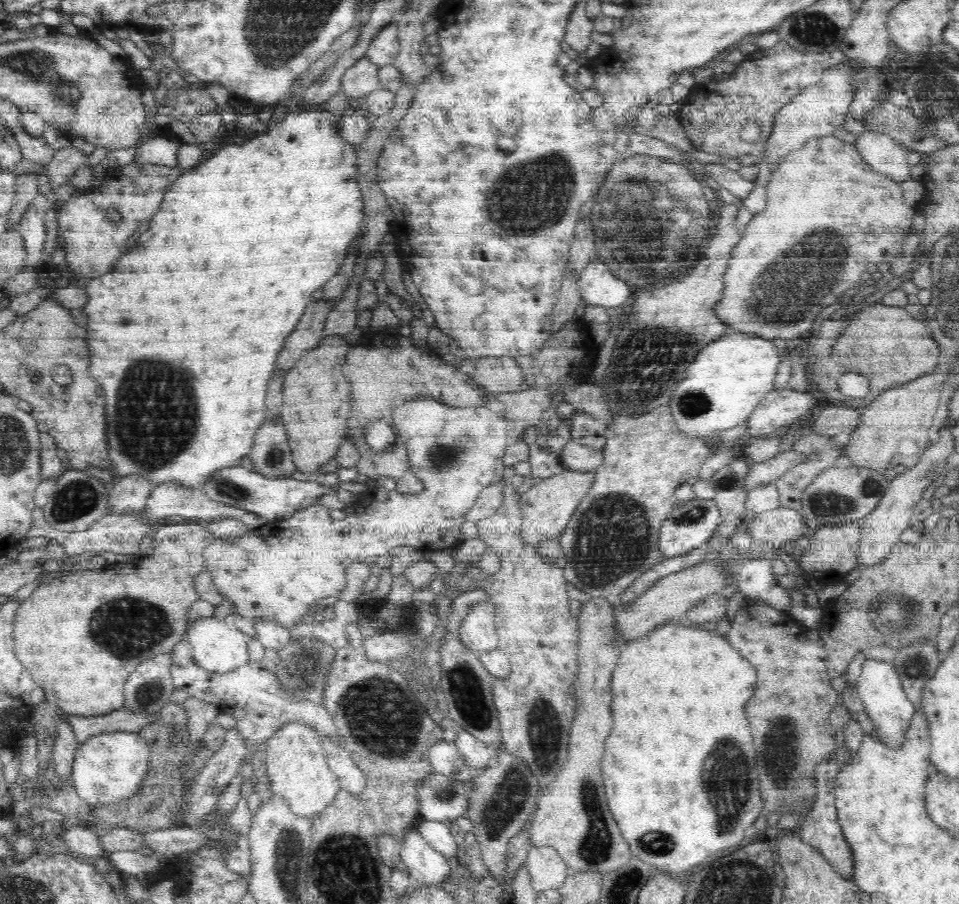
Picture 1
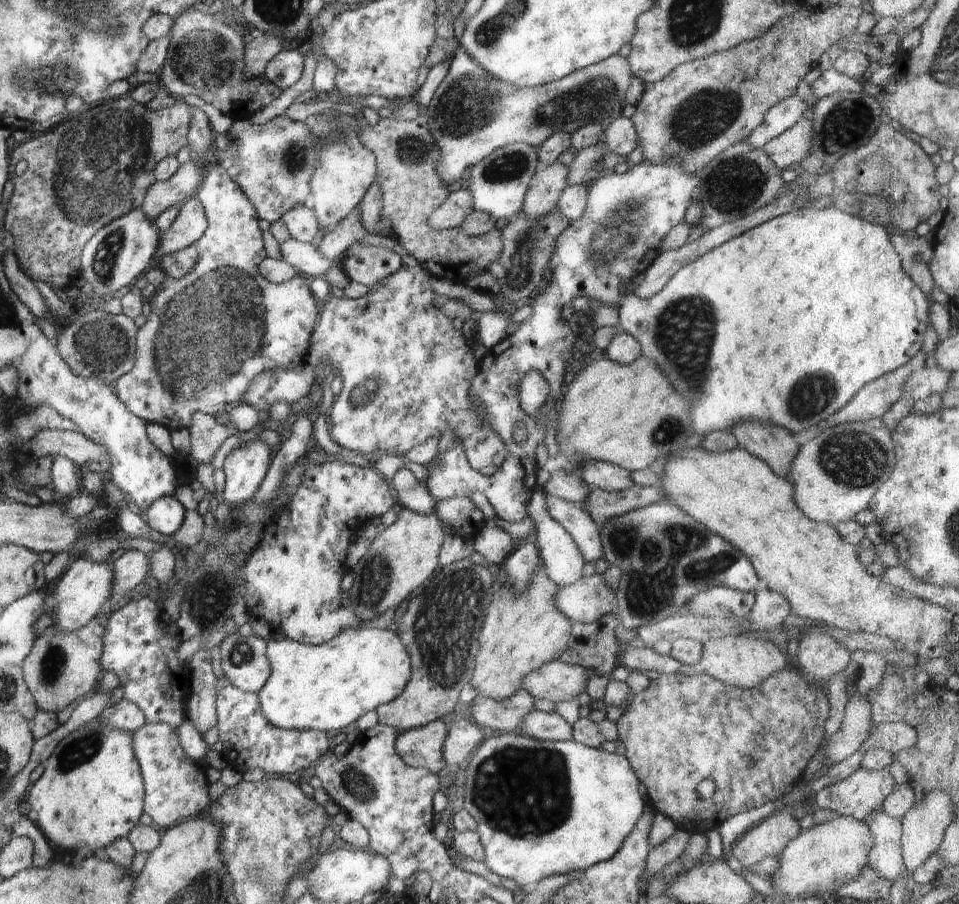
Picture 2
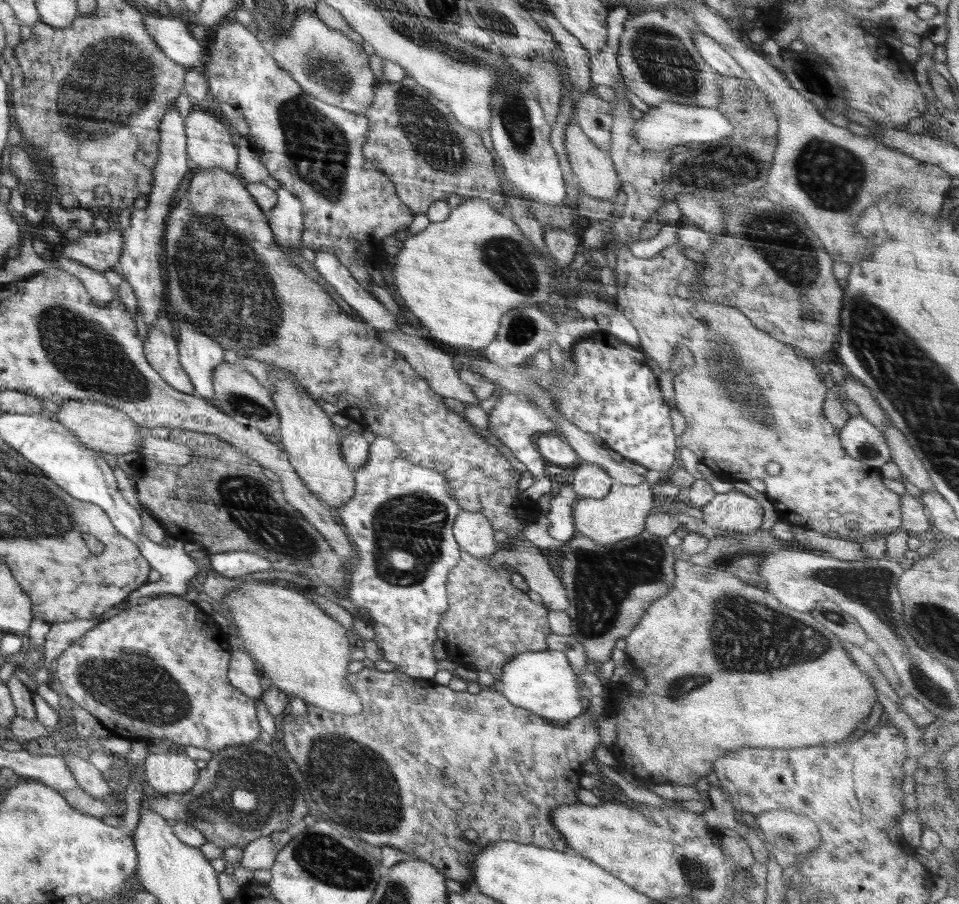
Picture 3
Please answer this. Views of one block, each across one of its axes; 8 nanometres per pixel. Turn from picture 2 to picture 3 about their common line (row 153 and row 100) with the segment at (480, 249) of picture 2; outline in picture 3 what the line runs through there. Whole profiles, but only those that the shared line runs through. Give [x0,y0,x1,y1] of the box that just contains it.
[362,74,507,215]

